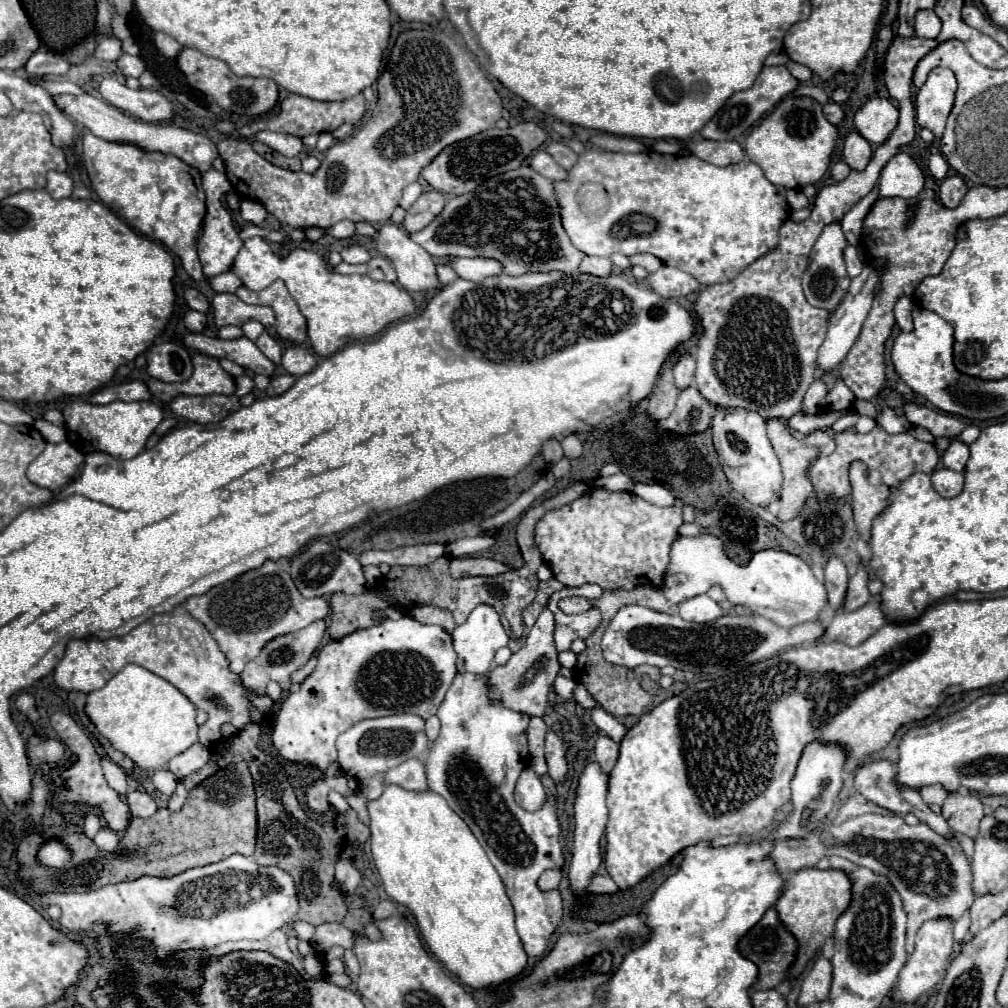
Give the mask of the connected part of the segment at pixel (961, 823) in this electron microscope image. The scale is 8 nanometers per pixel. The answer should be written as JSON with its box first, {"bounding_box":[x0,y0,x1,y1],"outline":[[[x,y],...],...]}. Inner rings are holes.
{"bounding_box":[942,794,984,838],"outline":[[[950,794],[942,806],[942,816],[952,830],[974,838],[978,834],[978,824],[984,818],[984,808],[978,796]]]}

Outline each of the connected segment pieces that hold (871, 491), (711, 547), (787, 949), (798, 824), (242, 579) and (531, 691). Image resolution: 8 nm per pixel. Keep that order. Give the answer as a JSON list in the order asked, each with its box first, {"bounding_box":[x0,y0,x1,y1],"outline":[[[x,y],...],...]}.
[{"bounding_box":[850,462,892,542],"outline":[[[852,462],[850,466],[850,484],[852,484],[852,510],[854,522],[860,538],[868,542],[872,520],[888,502],[892,500],[892,492],[888,486],[872,486],[868,484],[868,470],[862,462]]]},{"bounding_box":[662,532,828,628],"outline":[[[706,532],[696,538],[680,536],[672,546],[670,566],[662,586],[664,596],[670,602],[680,604],[688,598],[704,594],[714,582],[724,588],[724,594],[732,604],[742,604],[784,628],[818,620],[820,612],[828,604],[824,584],[814,578],[810,566],[800,556],[792,556],[782,550],[764,550],[756,552],[746,568],[740,568],[736,564],[730,566],[730,558],[722,552],[722,542],[716,536]]]},{"bounding_box":[738,908,796,990],"outline":[[[768,908],[764,918],[756,926],[752,926],[752,930],[748,930],[748,934],[744,934],[744,938],[740,938],[738,942],[740,954],[758,966],[758,982],[754,984],[754,990],[776,988],[788,976],[788,968],[796,958],[796,948],[796,938],[782,926],[776,910]]]},{"bounding_box":[770,742,846,840],"outline":[[[812,742],[804,750],[800,764],[798,764],[798,772],[792,780],[794,812],[784,822],[780,822],[780,826],[770,834],[770,840],[774,840],[774,838],[804,838],[810,830],[814,830],[818,826],[816,822],[824,820],[832,812],[834,800],[842,788],[844,762],[846,762],[846,750],[836,744]]]},{"bounding_box":[184,560,330,674],"outline":[[[270,560],[260,568],[238,576],[236,580],[212,588],[208,594],[188,598],[184,608],[206,626],[220,650],[228,656],[230,668],[236,674],[240,674],[244,664],[256,658],[264,644],[272,638],[302,630],[304,626],[326,618],[330,612],[324,598],[304,598],[296,590],[292,576]]]},{"bounding_box":[488,606,560,716],"outline":[[[548,606],[542,610],[538,616],[536,624],[530,628],[524,646],[512,654],[508,664],[504,668],[494,668],[488,674],[488,696],[504,702],[510,710],[524,712],[528,716],[544,716],[546,706],[548,706],[548,690],[560,672],[560,662],[558,662],[558,650],[556,644],[552,642],[552,634],[556,628],[554,614],[548,610]]]}]

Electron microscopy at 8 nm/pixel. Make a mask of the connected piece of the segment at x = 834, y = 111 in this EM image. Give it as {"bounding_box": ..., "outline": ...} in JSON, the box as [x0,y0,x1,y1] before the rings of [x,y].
{"bounding_box":[824,102,844,124],"outline":[[[828,102],[828,104],[824,106],[824,114],[826,114],[828,122],[832,122],[832,124],[838,124],[838,122],[842,120],[842,116],[844,116],[842,106],[836,104],[836,102]]]}

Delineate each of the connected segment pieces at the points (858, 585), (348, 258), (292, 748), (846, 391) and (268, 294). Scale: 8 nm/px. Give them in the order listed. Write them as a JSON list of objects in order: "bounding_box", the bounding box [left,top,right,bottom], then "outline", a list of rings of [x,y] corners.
[{"bounding_box":[844,564,870,612],"outline":[[[860,564],[858,572],[850,578],[848,582],[848,594],[846,594],[846,604],[844,610],[852,612],[858,610],[860,606],[864,606],[870,600],[870,592],[868,592],[868,572],[866,568]]]},{"bounding_box":[340,244,370,264],"outline":[[[352,244],[352,246],[342,248],[340,256],[342,256],[342,260],[348,262],[348,264],[364,264],[364,262],[370,260],[368,250],[366,250],[364,246],[358,246],[358,244]]]},{"bounding_box":[272,616,456,772],"outline":[[[410,616],[328,642],[316,652],[316,658],[314,672],[300,684],[298,692],[284,700],[272,742],[282,758],[314,764],[322,772],[338,758],[336,738],[342,732],[360,720],[390,714],[416,714],[426,720],[436,714],[456,676],[452,636],[440,626],[420,624]]]},{"bounding_box":[828,380,854,410],"outline":[[[838,380],[836,386],[828,392],[828,406],[832,410],[846,410],[846,408],[852,408],[852,402],[854,402],[854,394],[850,392],[850,388]]]},{"bounding_box":[236,280,306,342],"outline":[[[282,280],[272,282],[266,290],[252,292],[246,286],[242,286],[236,296],[244,300],[246,304],[264,304],[270,306],[276,314],[276,332],[280,338],[304,342],[306,340],[306,318],[300,314],[296,302],[286,290],[286,284]]]}]

